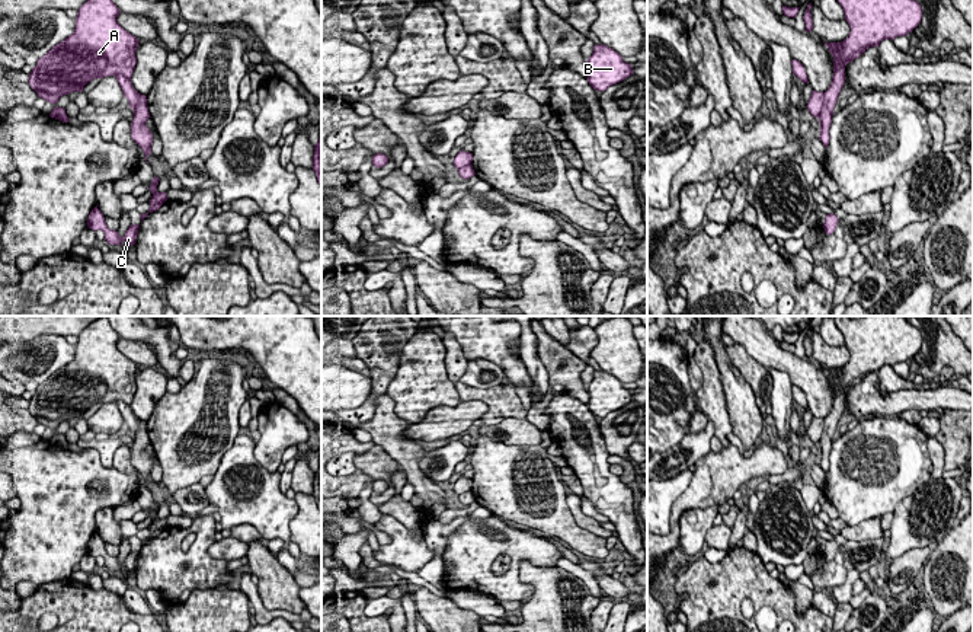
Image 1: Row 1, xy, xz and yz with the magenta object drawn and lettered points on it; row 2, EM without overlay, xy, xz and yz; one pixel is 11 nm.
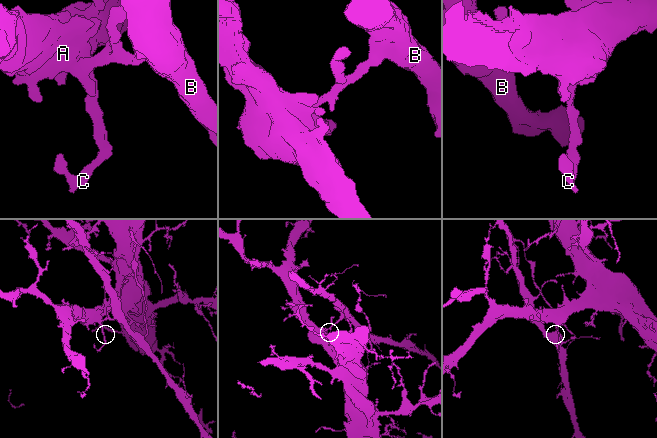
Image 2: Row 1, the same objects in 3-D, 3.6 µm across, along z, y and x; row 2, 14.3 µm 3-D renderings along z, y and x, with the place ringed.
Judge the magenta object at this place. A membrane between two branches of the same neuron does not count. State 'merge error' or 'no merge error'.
merge error

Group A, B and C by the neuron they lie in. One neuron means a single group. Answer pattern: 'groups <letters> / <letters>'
groups A C / B

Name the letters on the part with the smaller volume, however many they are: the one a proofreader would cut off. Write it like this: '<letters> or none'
B

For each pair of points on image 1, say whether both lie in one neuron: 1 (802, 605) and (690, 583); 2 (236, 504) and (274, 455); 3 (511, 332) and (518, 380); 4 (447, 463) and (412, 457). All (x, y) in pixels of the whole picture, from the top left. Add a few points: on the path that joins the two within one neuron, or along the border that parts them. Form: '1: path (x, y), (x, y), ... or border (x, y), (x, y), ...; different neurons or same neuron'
1: border (787, 586), (794, 596), (796, 610), (803, 616); different neurons
2: border (255, 444), (255, 459), (271, 472), (277, 471); different neurons
3: path (503, 344), (503, 357), (514, 369); same neuron
4: border (423, 452), (419, 468), (434, 482); different neurons

